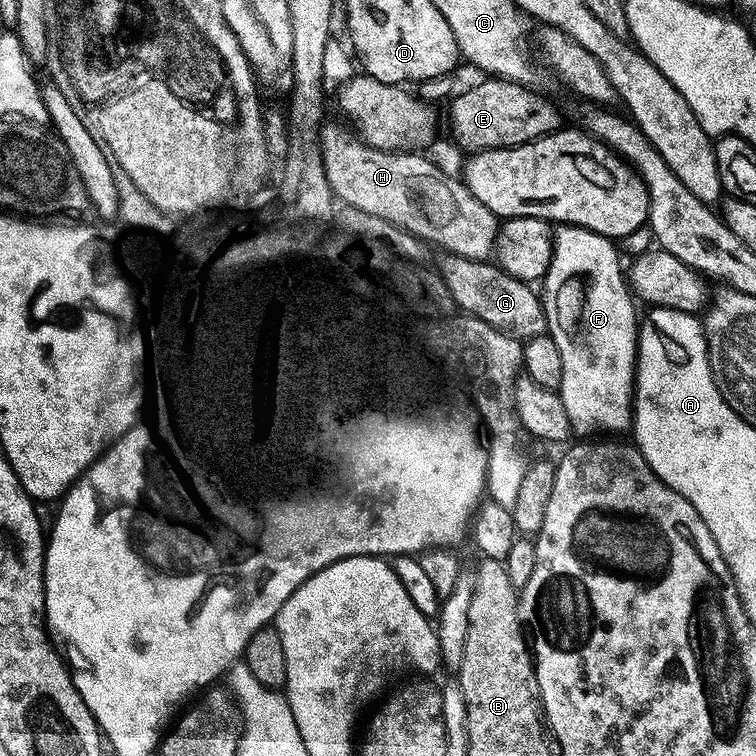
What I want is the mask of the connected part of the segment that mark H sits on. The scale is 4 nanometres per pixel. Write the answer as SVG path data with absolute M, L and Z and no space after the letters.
M328 120L319 127L317 133L326 180L337 199L352 200L354 209L369 211L377 221L388 223L391 227L403 228L425 241L438 242L451 255L482 261L487 261L493 255L499 232L499 217L474 198L459 177L450 176L419 151L385 152L367 145L352 130L351 132Z

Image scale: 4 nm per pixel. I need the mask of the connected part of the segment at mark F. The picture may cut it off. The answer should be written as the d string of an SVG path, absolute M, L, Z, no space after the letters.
M561 224L559 227L555 229L554 232L554 243L552 245L552 261L550 262L550 266L548 267L548 273L545 274L544 279L542 281L542 287L544 287L544 292L542 288L542 303L544 306L544 319L546 321L546 332L547 335L550 335L554 338L554 342L558 346L558 354L562 354L562 382L559 386L559 394L562 398L563 406L566 408L567 418L569 420L569 429L571 433L578 438L590 438L592 434L596 434L598 432L614 432L616 430L622 430L627 425L628 427L633 423L634 420L634 385L636 382L636 338L638 335L638 312L636 316L636 308L632 305L634 303L634 296L630 291L629 285L626 283L626 276L623 272L620 273L620 258L622 259L621 253L618 251L617 245L613 243L609 237L600 236L597 232L592 232L589 228L576 228L573 224Z

